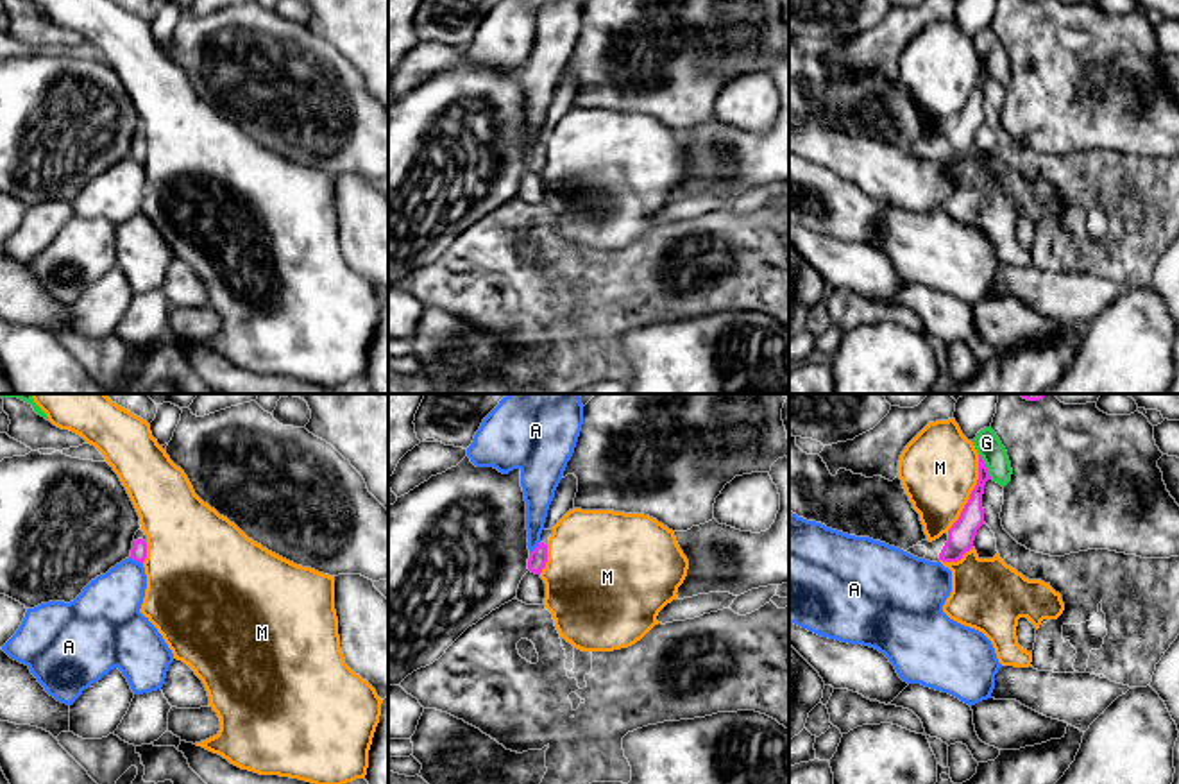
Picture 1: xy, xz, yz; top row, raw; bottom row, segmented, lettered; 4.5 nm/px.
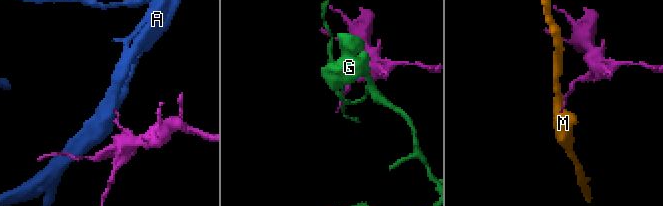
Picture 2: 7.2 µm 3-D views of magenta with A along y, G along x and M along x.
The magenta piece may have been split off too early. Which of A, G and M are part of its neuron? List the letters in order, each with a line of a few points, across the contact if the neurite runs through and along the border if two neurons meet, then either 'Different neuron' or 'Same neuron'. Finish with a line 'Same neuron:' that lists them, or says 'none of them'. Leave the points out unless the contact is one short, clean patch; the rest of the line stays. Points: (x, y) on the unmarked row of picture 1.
A: Line: xy (129, 156), (142, 163). Different neuron
G: Different neuron
M: Different neuron
Same neuron: none of them

